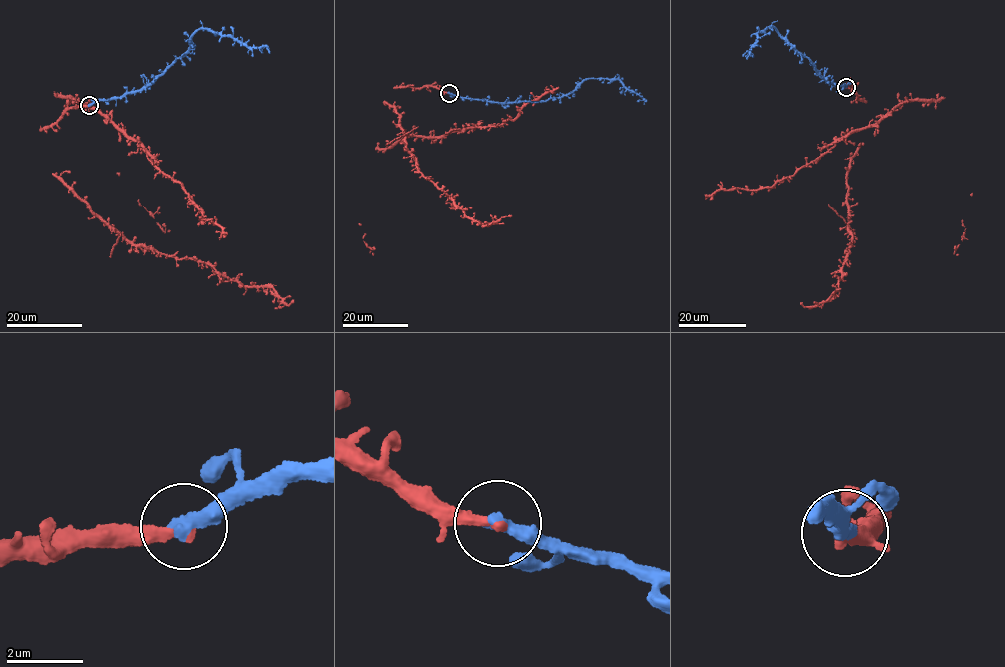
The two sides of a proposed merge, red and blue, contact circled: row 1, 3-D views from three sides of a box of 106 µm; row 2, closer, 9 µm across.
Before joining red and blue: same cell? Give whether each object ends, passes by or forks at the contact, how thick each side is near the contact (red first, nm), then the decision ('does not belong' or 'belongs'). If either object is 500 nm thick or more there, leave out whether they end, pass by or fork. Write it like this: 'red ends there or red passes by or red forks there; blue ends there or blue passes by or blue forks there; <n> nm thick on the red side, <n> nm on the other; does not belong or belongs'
red ends there; blue ends there; 320 nm thick on the red side, 440 nm on the other; belongs

